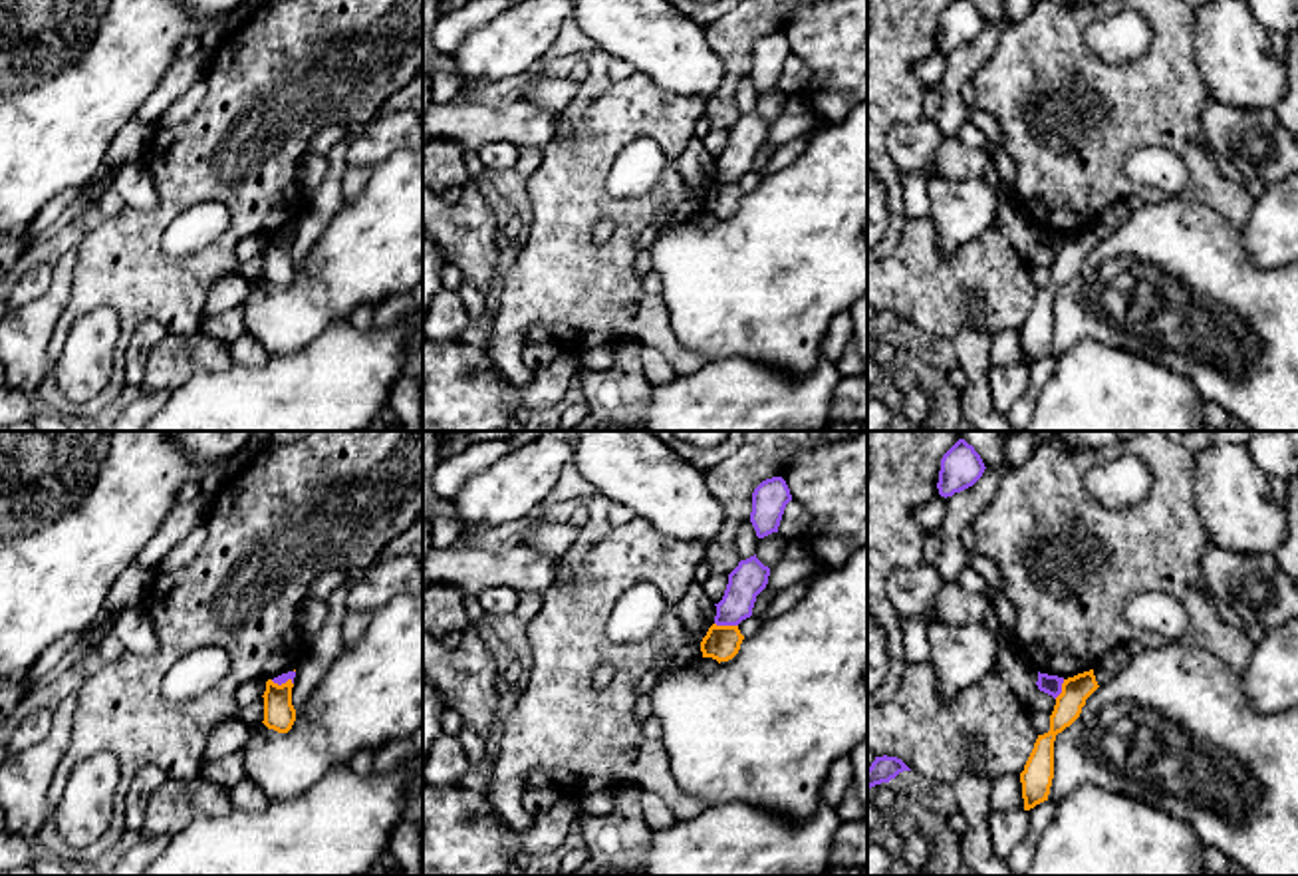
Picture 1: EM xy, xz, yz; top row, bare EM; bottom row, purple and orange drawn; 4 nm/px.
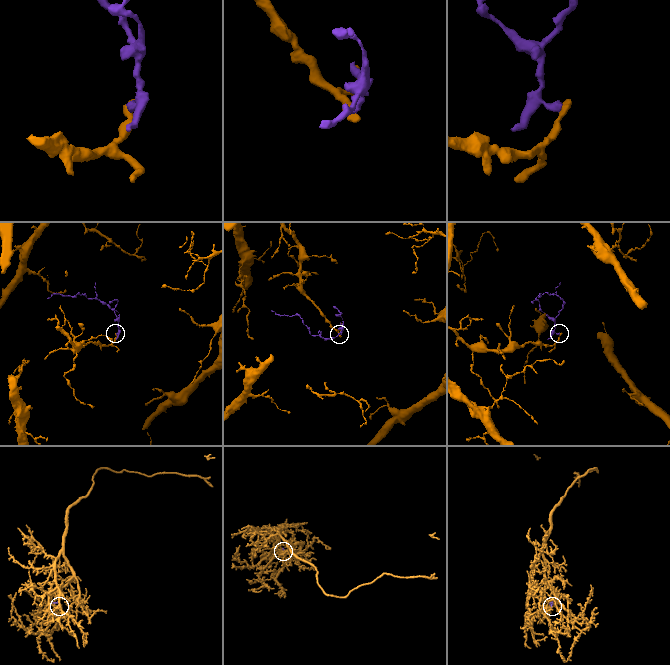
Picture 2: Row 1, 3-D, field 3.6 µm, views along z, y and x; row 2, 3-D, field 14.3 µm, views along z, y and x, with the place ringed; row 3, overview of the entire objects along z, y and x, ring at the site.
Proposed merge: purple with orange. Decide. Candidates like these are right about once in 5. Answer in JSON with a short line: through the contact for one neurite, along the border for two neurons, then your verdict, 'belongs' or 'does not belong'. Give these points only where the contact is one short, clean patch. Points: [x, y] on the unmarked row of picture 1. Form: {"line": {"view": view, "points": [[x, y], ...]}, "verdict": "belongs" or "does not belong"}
{"line": {"view": "xz", "points": [[715, 177], [737, 181]]}, "verdict": "does not belong"}

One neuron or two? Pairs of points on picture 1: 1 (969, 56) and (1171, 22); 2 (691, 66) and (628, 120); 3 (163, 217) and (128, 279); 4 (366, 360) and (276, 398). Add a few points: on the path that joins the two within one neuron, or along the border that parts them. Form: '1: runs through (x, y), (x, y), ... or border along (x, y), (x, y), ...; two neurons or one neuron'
1: border along (1007, 20), (991, 58), (971, 80); two neurons
2: border along (638, 70), (661, 88), (705, 100); two neurons
3: runs through (147, 233), (128, 253), (128, 263); one neuron
4: runs through (344, 378), (318, 398), (298, 398); one neuron

